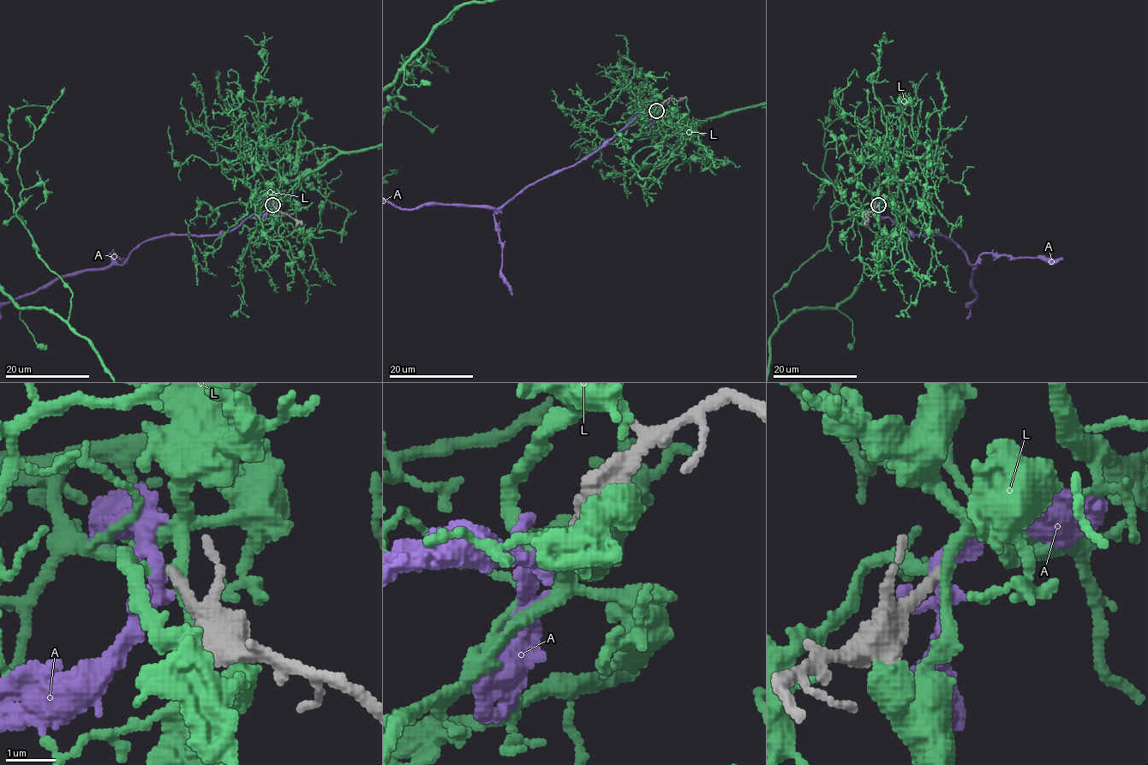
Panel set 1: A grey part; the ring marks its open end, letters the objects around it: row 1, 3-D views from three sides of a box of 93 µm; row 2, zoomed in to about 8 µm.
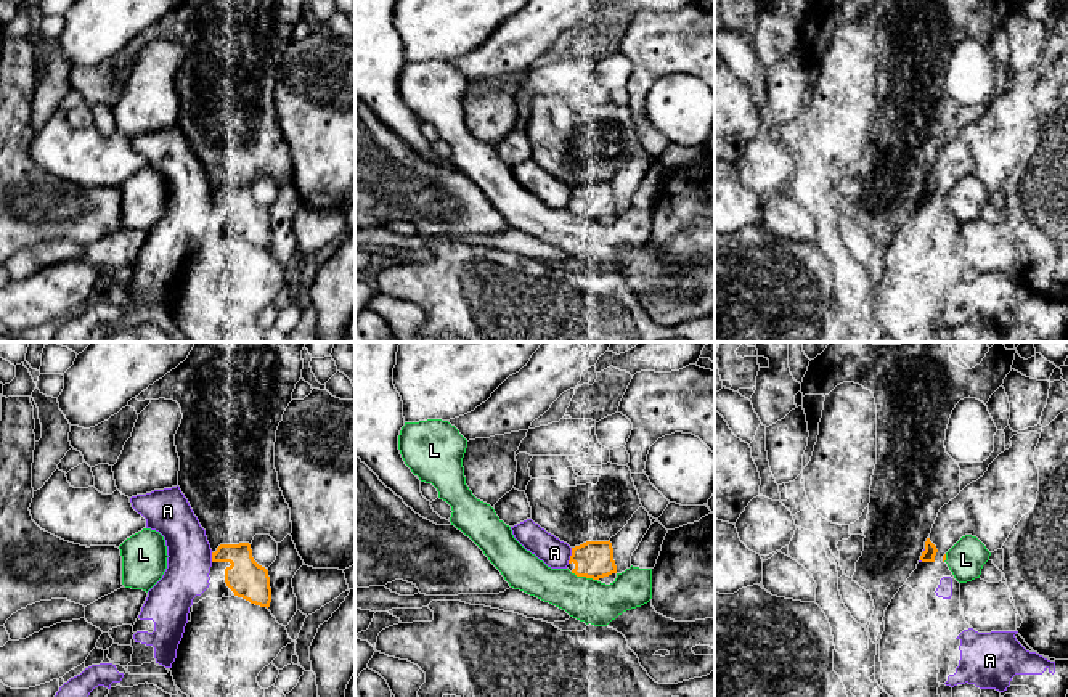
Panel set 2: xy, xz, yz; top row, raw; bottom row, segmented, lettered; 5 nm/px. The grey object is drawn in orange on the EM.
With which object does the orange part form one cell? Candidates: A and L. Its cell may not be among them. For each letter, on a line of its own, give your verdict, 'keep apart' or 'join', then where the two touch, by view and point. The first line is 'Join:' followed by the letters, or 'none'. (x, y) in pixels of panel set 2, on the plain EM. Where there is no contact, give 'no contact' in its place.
Join: none
A: keep apart; meets orange in xz at (570, 196)
L: keep apart; meets orange in xz at (583, 216)

